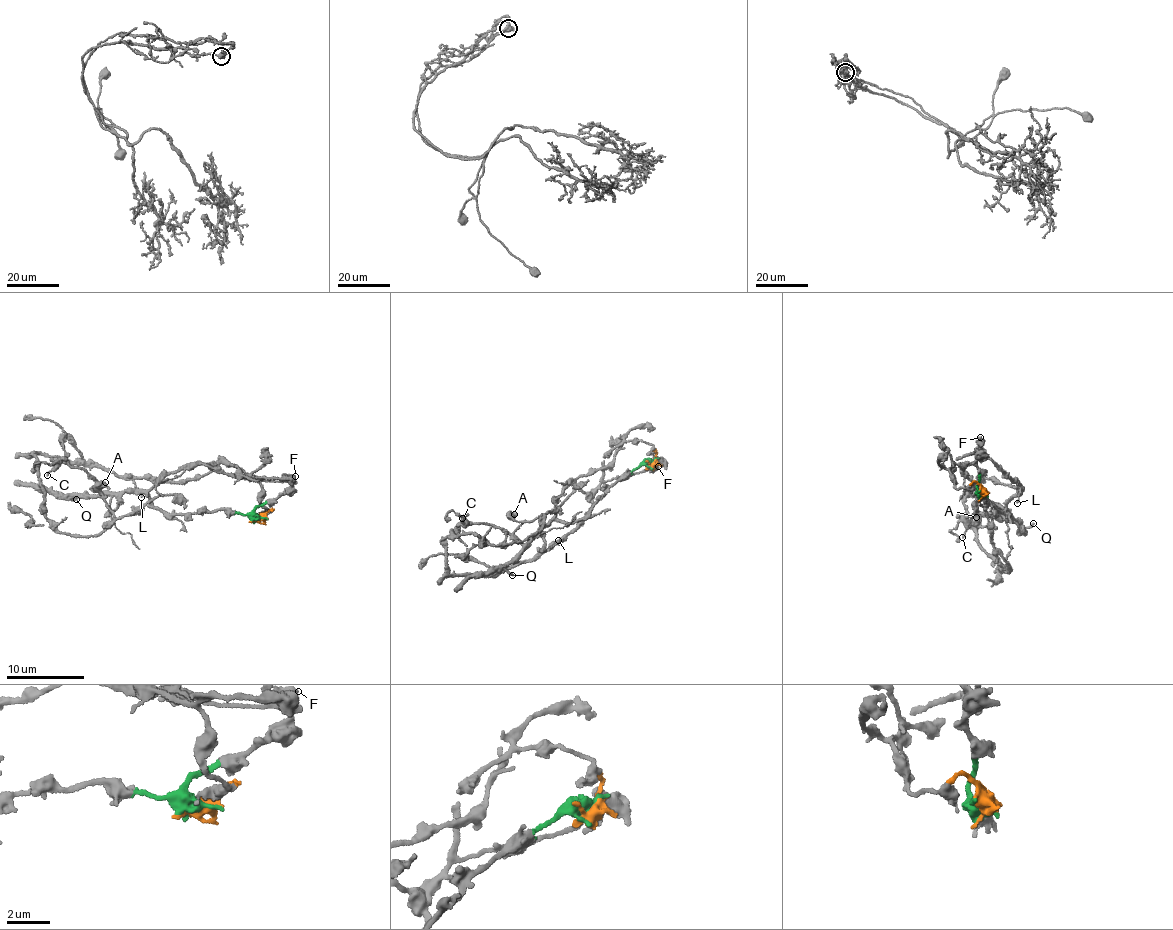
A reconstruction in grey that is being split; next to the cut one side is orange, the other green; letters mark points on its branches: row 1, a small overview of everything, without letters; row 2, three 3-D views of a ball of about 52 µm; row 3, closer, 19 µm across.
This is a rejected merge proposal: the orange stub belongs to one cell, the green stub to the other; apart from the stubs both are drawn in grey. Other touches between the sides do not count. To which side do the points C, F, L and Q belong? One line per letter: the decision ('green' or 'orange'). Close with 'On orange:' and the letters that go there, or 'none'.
C: green
F: orange
L: orange
Q: green
On orange: F, L

